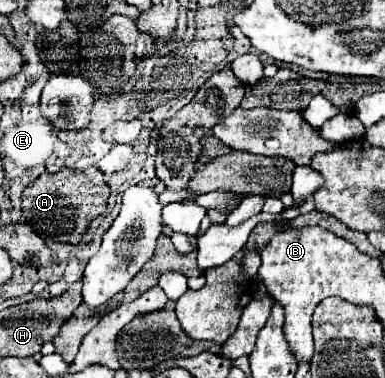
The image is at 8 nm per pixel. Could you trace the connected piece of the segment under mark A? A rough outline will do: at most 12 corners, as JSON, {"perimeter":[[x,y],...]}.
{"perimeter":[[97,167],[41,175],[23,217],[43,239],[79,245],[105,213]]}

